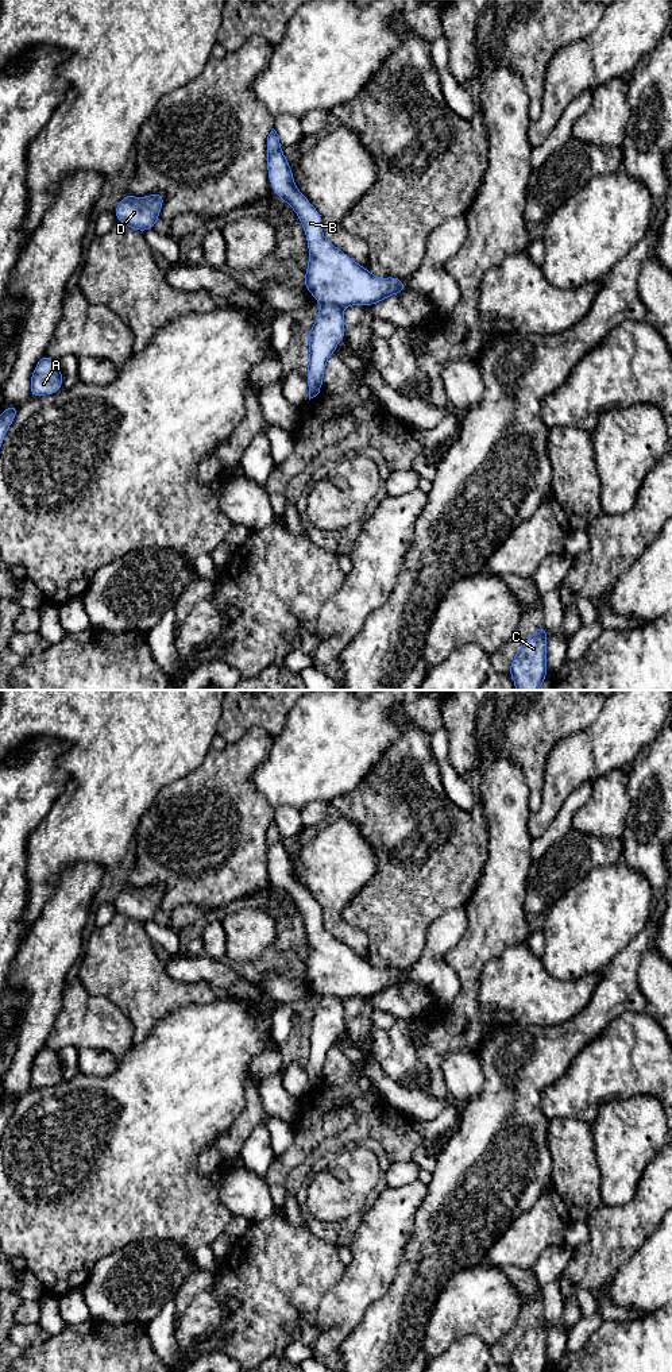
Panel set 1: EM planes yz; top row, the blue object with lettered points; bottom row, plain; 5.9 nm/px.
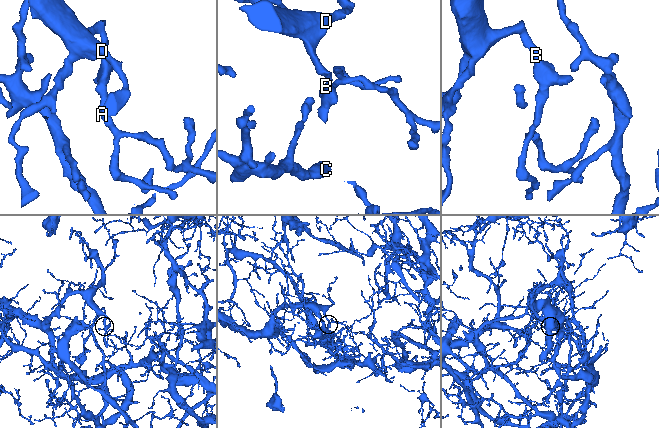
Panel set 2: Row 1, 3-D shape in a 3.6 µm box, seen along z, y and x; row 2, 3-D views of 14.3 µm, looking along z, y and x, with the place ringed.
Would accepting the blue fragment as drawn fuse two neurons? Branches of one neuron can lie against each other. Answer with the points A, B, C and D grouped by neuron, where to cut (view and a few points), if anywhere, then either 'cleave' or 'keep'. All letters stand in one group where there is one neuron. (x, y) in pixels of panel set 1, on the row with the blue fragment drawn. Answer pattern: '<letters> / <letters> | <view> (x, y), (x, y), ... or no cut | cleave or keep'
A B D / C | yz (321, 303), (335, 303), (342, 308) | cleave

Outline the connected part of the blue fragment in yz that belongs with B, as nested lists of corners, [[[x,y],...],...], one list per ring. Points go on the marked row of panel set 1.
[[[274,128],[267,136],[267,172],[269,184],[294,209],[305,230],[309,262],[302,282],[320,304],[375,305],[390,294],[406,292],[402,278],[372,275],[323,236],[321,216],[296,186]]]

